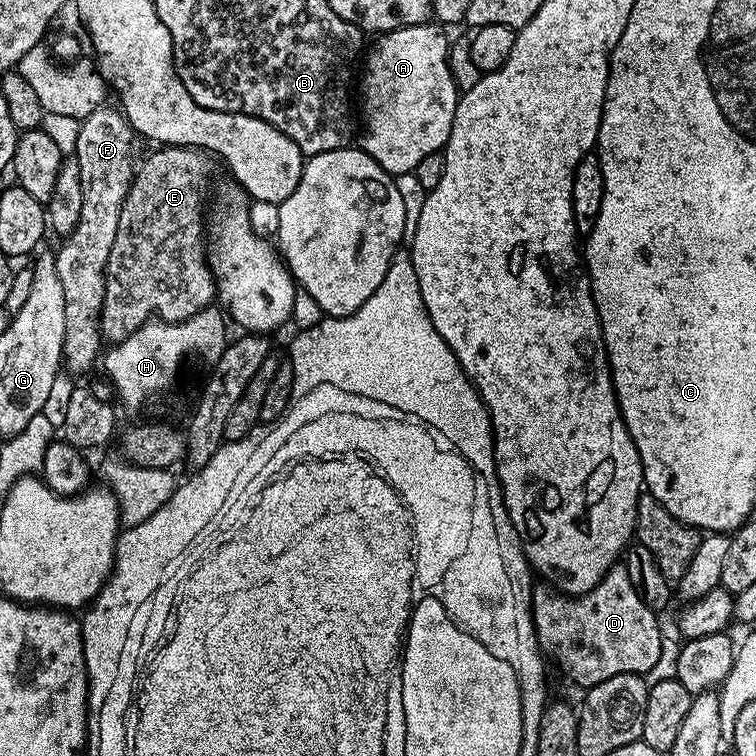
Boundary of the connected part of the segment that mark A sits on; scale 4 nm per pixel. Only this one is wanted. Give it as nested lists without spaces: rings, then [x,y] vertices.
[[[429,22],[419,24],[418,26],[406,26],[402,30],[394,30],[386,32],[383,36],[375,37],[371,41],[370,47],[367,49],[366,55],[362,60],[362,68],[364,64],[364,77],[358,80],[358,96],[360,92],[361,104],[358,104],[358,112],[364,115],[364,133],[361,134],[360,140],[358,136],[359,147],[364,149],[366,154],[370,154],[370,158],[374,158],[374,162],[378,162],[378,166],[382,166],[382,170],[392,173],[393,177],[398,177],[404,172],[415,172],[418,162],[422,162],[422,158],[426,158],[426,154],[434,154],[440,152],[444,147],[444,143],[450,138],[450,130],[454,122],[454,110],[458,99],[458,89],[454,78],[450,74],[450,66],[448,65],[448,57],[450,49],[448,49],[448,40],[444,37],[445,29],[439,23]]]

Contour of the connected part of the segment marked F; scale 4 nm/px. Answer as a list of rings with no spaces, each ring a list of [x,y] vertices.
[[[101,106],[86,119],[80,121],[75,157],[80,167],[82,182],[82,210],[78,226],[68,236],[63,237],[61,248],[55,249],[58,262],[58,279],[62,281],[62,291],[66,294],[66,334],[64,335],[63,363],[72,372],[88,372],[97,367],[102,356],[100,315],[104,309],[104,271],[110,256],[110,246],[114,246],[114,234],[118,234],[118,218],[122,214],[122,202],[132,185],[134,165],[137,163],[136,143],[138,137],[130,122],[119,107]]]

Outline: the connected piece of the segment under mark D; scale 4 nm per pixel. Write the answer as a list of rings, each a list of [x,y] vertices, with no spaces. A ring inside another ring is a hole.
[[[627,563],[611,564],[604,577],[583,596],[558,592],[544,582],[537,585],[532,592],[530,609],[536,645],[580,690],[592,688],[618,674],[644,676],[659,662],[664,640],[660,637],[657,613],[638,598],[638,590],[630,583]]]

